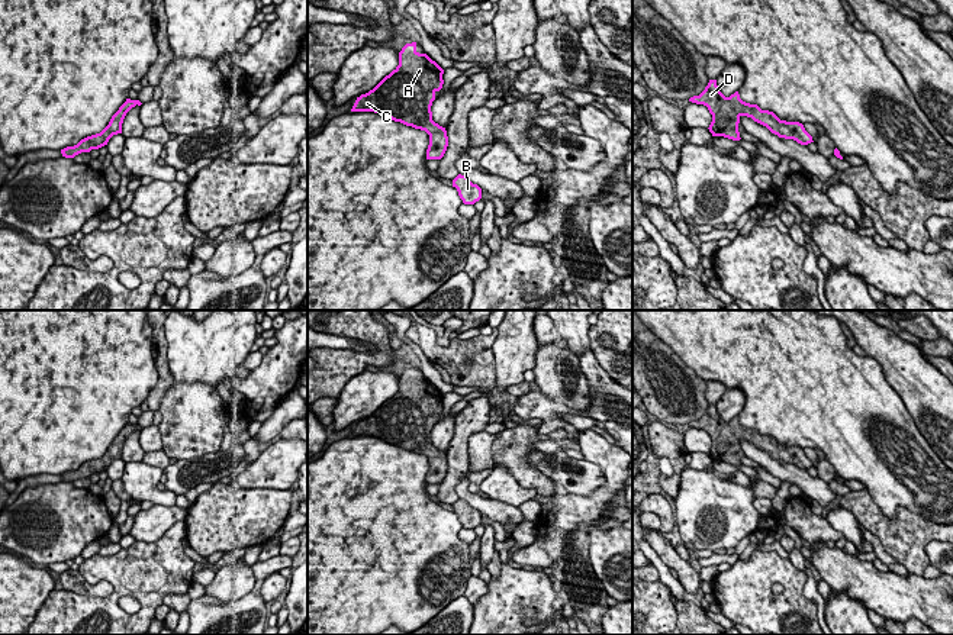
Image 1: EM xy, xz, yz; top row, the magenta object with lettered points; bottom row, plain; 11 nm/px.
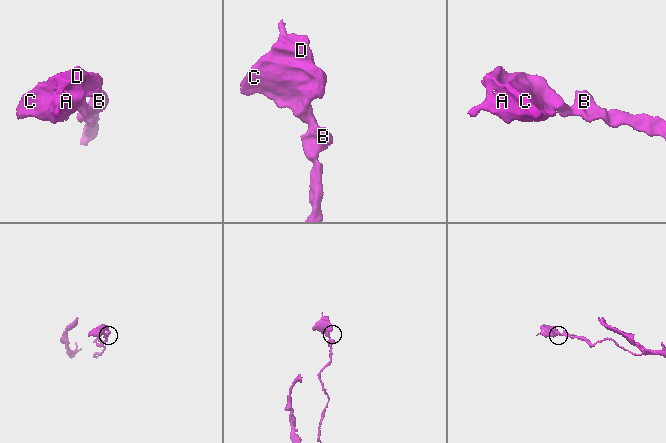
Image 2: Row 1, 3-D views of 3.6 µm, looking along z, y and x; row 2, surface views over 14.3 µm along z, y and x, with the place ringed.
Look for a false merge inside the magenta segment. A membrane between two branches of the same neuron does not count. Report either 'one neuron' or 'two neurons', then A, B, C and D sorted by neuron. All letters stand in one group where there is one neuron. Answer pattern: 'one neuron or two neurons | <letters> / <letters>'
one neuron | A B C D

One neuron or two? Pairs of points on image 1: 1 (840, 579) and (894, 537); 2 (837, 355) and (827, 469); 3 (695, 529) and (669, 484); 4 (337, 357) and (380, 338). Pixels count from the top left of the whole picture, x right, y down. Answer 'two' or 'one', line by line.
1: two
2: two
3: two
4: one

